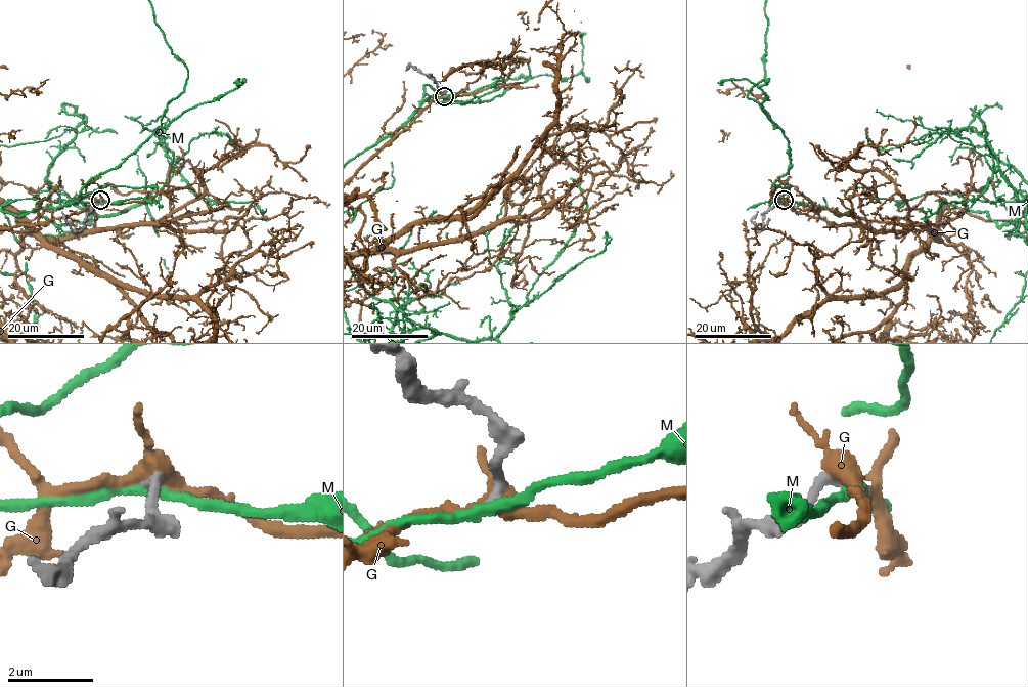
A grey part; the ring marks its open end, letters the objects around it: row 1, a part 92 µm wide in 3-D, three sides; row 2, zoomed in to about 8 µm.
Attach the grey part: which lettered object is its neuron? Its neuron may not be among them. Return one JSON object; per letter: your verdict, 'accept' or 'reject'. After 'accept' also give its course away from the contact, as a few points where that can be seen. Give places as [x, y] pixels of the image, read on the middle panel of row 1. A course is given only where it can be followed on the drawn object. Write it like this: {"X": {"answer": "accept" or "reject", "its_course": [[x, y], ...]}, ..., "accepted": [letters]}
{"G": {"answer": "reject"}, "M": {"answer": "reject"}, "accepted": []}

